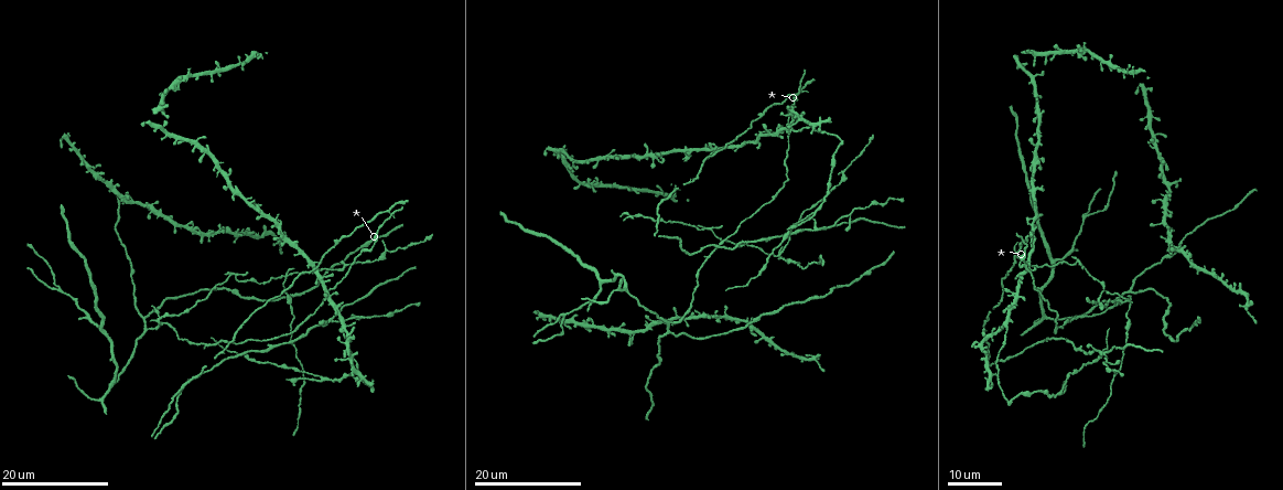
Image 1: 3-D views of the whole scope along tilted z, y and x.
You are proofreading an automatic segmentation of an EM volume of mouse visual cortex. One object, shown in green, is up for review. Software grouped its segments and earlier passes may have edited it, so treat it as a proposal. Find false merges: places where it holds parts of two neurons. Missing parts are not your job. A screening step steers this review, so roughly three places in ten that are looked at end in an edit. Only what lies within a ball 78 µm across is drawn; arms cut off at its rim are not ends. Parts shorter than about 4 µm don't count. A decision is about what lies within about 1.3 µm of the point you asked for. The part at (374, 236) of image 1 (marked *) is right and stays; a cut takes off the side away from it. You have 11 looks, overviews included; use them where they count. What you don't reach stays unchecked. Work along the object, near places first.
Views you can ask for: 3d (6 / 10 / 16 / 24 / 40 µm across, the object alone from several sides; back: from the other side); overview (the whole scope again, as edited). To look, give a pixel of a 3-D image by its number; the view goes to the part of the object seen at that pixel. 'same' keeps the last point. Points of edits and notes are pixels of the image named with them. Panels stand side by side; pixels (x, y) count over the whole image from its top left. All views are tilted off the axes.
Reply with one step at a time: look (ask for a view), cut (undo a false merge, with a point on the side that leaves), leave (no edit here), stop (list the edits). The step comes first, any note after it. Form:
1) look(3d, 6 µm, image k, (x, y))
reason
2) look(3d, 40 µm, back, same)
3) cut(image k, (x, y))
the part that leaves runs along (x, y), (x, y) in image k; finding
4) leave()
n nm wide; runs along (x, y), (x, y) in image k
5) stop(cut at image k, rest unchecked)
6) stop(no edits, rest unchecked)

look(3d, 16 µm, image 1, (824, 229))

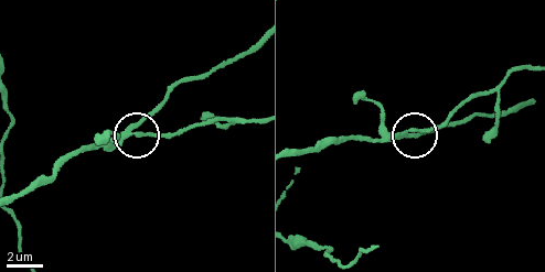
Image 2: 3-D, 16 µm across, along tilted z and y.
look(3d, 10 µm, image 2, (141, 134))

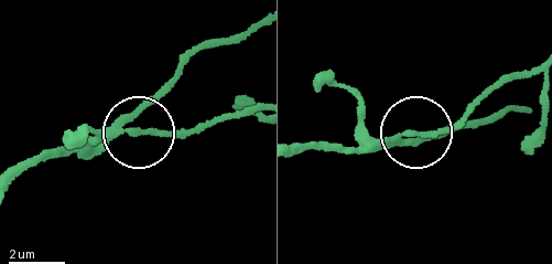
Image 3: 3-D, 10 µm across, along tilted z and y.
leave()
3 arms; runs along (295, 147), (355, 146), (446, 132), (476, 108) in image 3; continuous, no second neuron

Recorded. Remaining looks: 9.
look(3d, 16 µm, image 1, (283, 275))
looks like a crossing

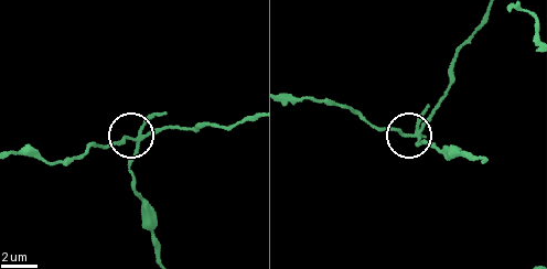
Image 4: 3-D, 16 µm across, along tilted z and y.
look(3d, 6 µm, image 4, (415, 136))
closer look

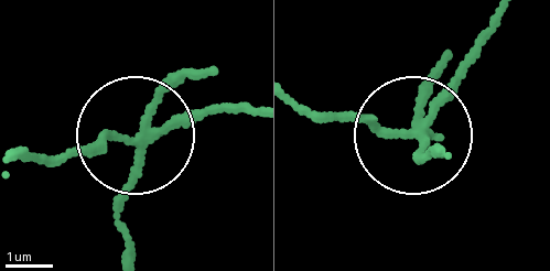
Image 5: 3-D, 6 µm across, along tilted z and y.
cut(image 5, (206, 108))
180 nm wide; the part that leaves runs along (139, 140), (18, 160) in image 5; a second neuron is stuck on

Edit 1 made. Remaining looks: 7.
look(3d, 16 µm, image 1, (565, 317))
branch point

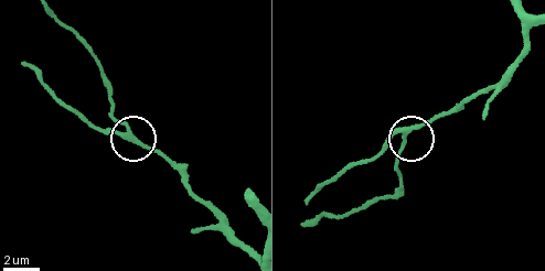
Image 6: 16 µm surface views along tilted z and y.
look(3d, 10 µm, image 6, (130, 136))
closer look

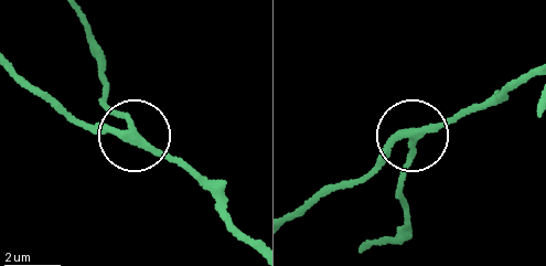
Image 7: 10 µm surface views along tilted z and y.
leave()
side arm 8 µm; runs along (525, 75), (394, 144), (354, 184) in image 7; all the same neuron

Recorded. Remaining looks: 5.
look(3d, 16 µm, image 1, (112, 383))

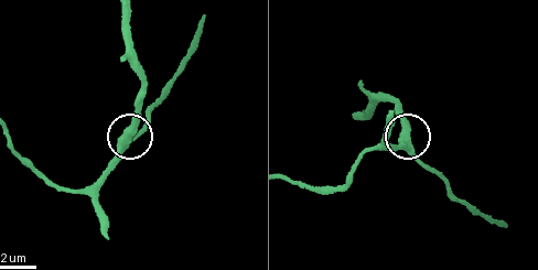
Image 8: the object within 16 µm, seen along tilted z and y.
look(3d, 6 µm, image 8, (123, 143))

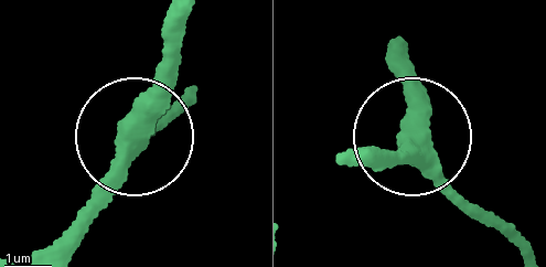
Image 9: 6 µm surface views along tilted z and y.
leave()
runs along (180, 96), (51, 252) in image 9; one neuron here

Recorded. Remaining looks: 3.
look(3d, 24 µm, image 1, (344, 326))
four-way junction

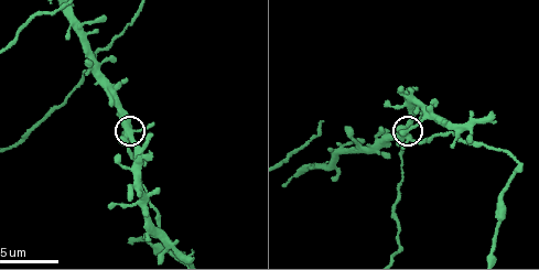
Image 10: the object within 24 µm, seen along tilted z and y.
look(3d, 10 µm, image 10, (127, 131))

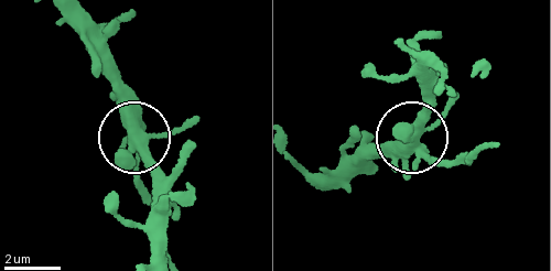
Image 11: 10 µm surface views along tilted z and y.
cut(image 11, (430, 162))
the part that leaves runs along (421, 155), (438, 164), (461, 164), (488, 147) in image 11; two neurons meet here

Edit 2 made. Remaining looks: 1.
stop(cut at image 5, cut at image 11, rest unchecked)

